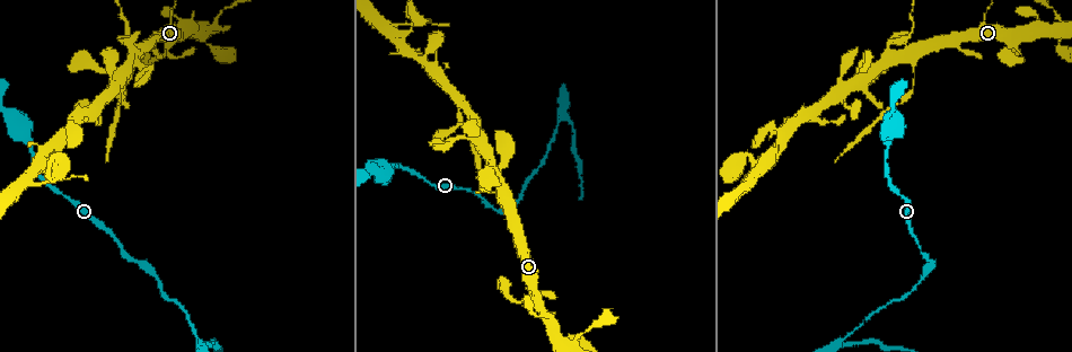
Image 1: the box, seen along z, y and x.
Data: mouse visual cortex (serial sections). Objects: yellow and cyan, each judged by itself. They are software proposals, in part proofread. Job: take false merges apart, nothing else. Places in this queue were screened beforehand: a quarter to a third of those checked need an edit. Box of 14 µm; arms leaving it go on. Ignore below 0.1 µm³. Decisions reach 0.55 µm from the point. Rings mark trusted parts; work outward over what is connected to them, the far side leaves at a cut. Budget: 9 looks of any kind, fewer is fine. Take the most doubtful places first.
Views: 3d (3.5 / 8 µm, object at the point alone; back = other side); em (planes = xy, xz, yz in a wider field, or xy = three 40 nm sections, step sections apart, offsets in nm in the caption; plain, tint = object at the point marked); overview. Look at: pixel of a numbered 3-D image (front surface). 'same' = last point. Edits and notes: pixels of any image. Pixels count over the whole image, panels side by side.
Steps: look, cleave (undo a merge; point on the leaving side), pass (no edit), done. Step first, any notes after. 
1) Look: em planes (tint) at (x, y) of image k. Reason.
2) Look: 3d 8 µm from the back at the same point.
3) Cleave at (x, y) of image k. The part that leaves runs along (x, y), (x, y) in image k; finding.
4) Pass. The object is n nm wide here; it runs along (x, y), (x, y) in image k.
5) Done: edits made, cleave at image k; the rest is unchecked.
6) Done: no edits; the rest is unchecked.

Look: 3d 3.5 µm at (914, 76) of image 1. Thin neck.

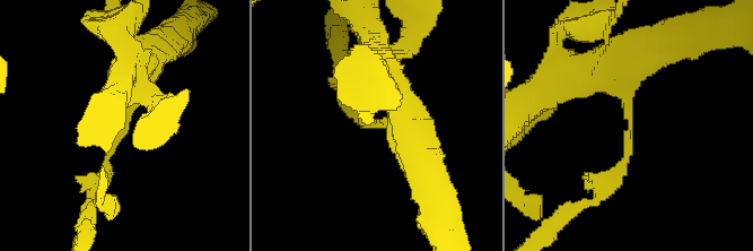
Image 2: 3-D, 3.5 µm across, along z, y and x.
Look: em xy step 5 (tint) at (630, 131) of image 2. The arms are 200, 300 nm wide; shape alone is not enough.

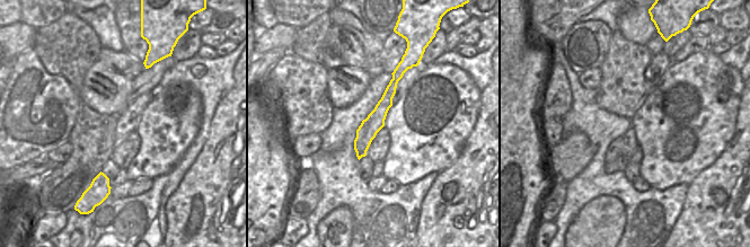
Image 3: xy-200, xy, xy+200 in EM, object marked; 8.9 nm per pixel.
Cleave at (627, 141) of image 2. Two cells meet here.

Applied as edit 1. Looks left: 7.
Look: overview.

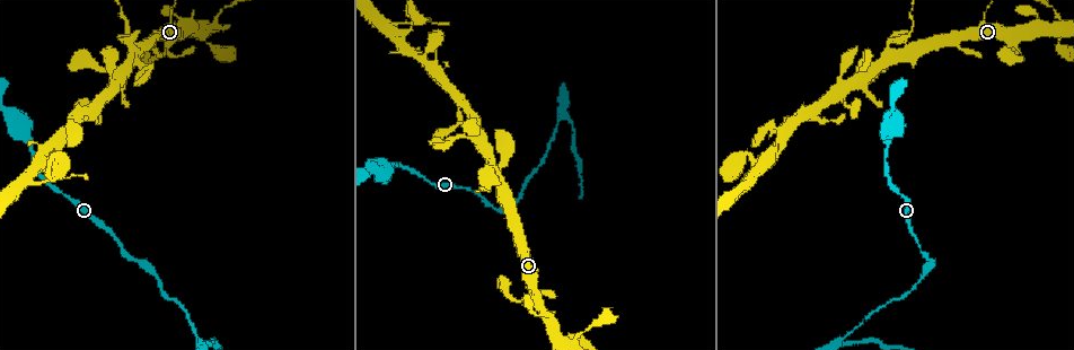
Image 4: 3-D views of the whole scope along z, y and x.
Look: 3d 3.5 µm at (214, 20) of image 4. Abrupt turn.

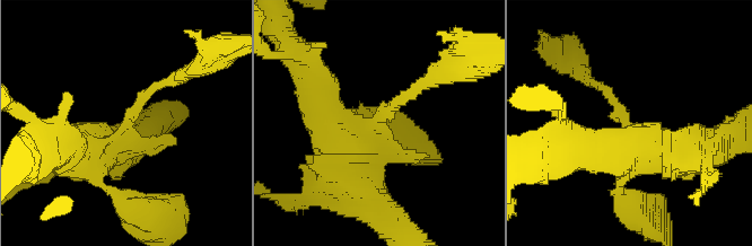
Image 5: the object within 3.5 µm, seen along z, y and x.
Look: em xy step 5 (tint) at (381, 119) of image 5.

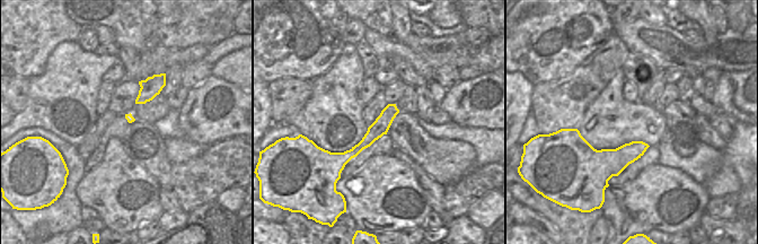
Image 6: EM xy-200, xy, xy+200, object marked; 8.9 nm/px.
Pass. The object is 150 nm wide here; it runs along (68, 149), (113, 139), (168, 80) in image 5; all the same cell.

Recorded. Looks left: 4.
Look: 3d 3.5 µm from the back at (489, 188) of image 4. Thick turns thin.

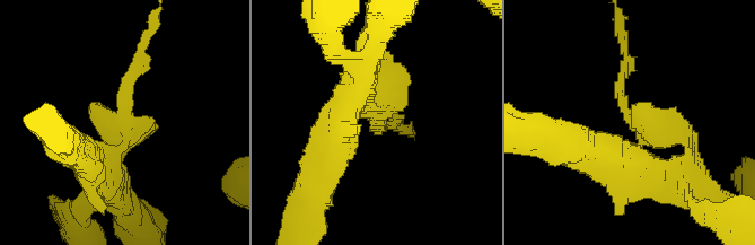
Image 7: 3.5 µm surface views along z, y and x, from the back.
Pass. It runs along (678, 134), (626, 114), (617, 31) in image 7; one cell here.

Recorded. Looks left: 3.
Look: 3d 3.5 µm at (109, 83) of image 4. A narrow waist.

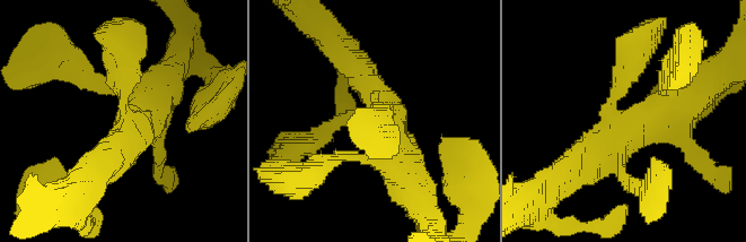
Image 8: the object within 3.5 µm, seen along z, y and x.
Look: em xy step 2 (tint) at (378, 103) of image 8.

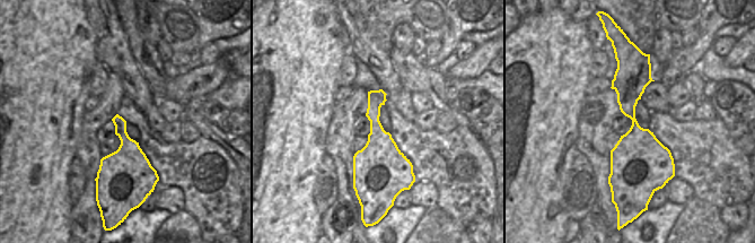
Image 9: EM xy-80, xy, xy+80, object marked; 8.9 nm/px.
Pass. It runs along (679, 102), (570, 171) in image 8; all the same cell.

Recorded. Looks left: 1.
Done: edits made, cleave at image 2; the rest is unchecked.

